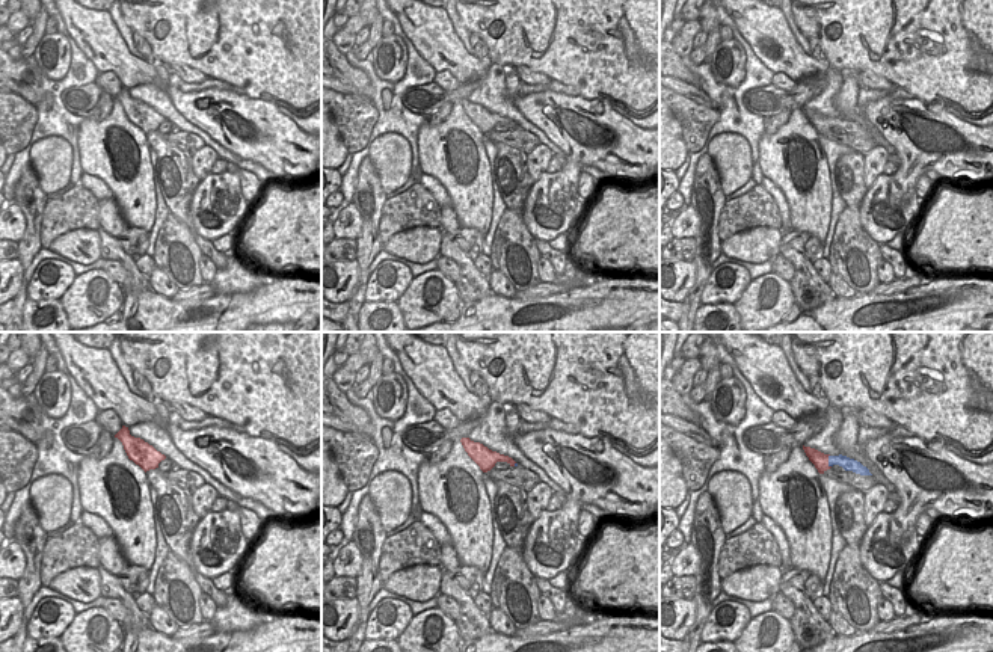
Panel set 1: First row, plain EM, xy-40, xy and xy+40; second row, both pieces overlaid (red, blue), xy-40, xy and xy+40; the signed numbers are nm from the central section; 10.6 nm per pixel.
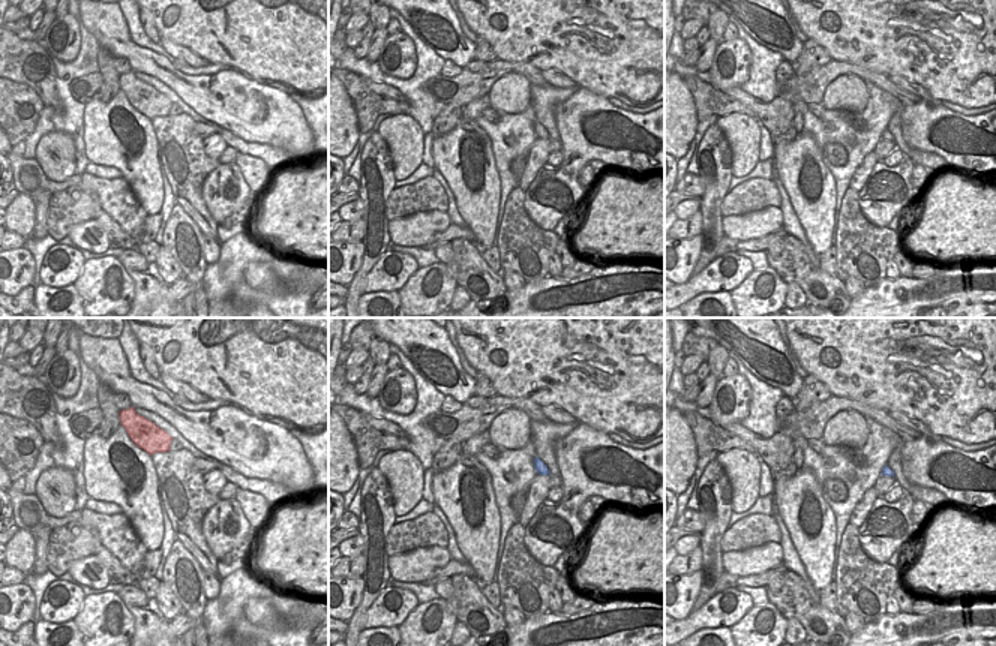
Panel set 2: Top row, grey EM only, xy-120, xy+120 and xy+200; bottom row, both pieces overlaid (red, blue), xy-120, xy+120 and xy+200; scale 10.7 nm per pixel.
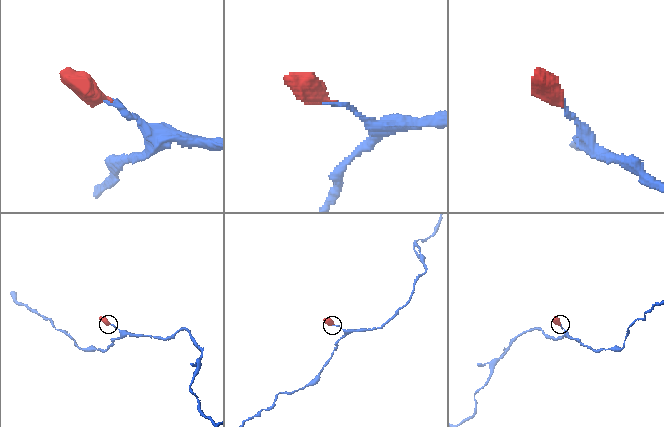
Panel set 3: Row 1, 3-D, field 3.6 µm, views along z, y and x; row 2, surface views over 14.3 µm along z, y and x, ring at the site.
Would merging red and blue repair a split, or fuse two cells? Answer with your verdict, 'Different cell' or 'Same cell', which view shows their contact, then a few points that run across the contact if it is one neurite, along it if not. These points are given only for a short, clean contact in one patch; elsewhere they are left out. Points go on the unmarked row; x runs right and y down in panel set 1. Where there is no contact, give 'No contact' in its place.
Same cell. Touches red in xy+40. Line: xy+40 (817, 119), (827, 123), (844, 123), (847, 126).

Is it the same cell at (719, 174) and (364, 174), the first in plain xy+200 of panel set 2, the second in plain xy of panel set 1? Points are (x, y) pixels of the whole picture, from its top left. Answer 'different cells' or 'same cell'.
same cell

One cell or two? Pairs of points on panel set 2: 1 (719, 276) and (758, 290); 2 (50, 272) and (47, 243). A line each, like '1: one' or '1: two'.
1: two
2: two

